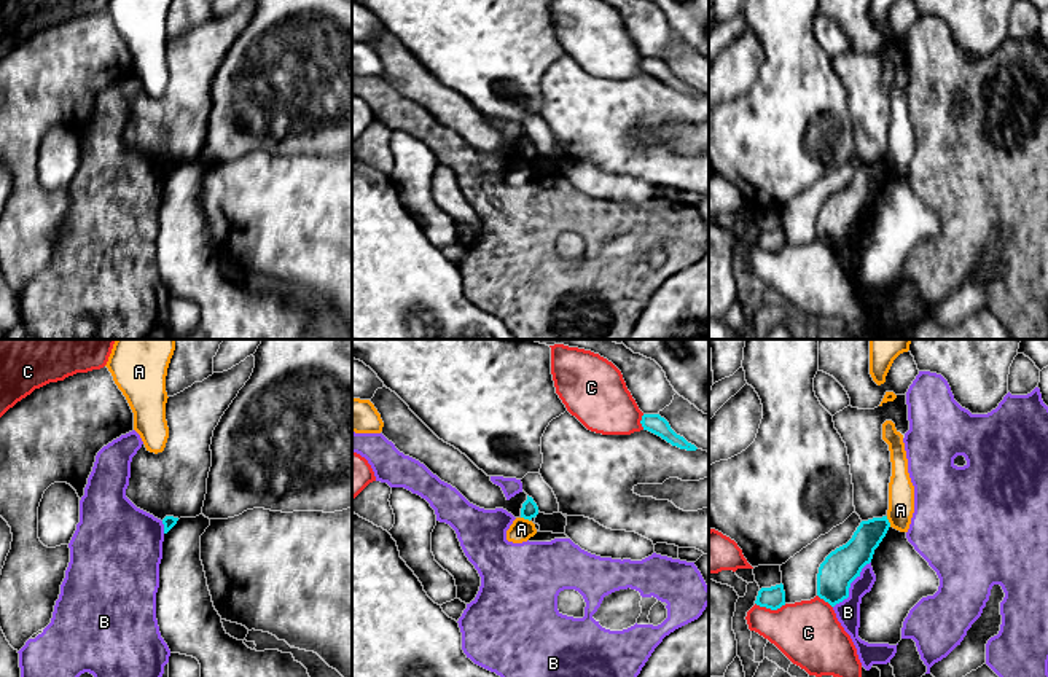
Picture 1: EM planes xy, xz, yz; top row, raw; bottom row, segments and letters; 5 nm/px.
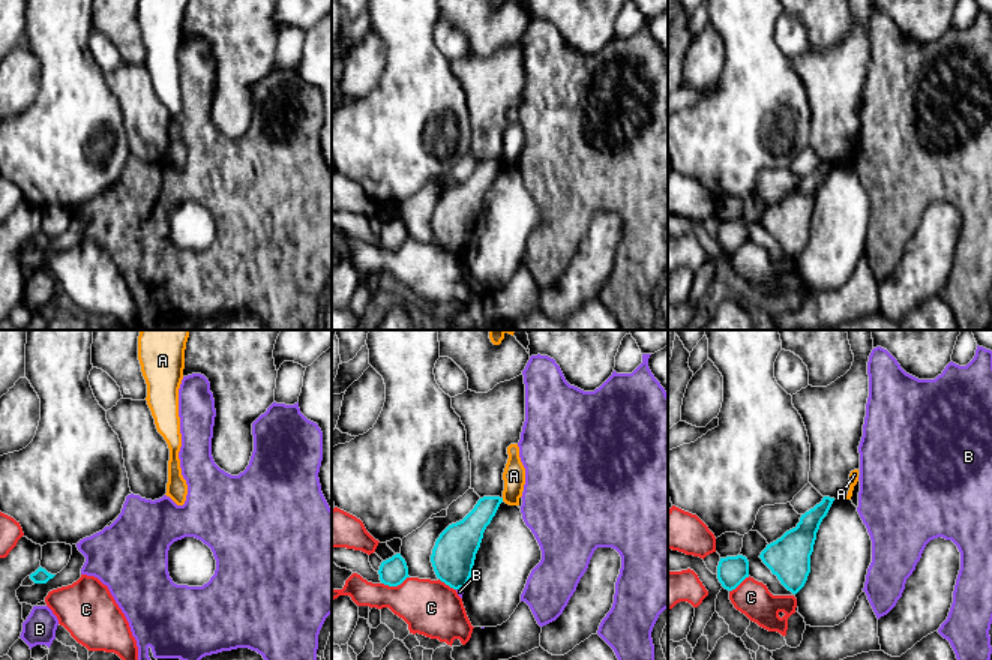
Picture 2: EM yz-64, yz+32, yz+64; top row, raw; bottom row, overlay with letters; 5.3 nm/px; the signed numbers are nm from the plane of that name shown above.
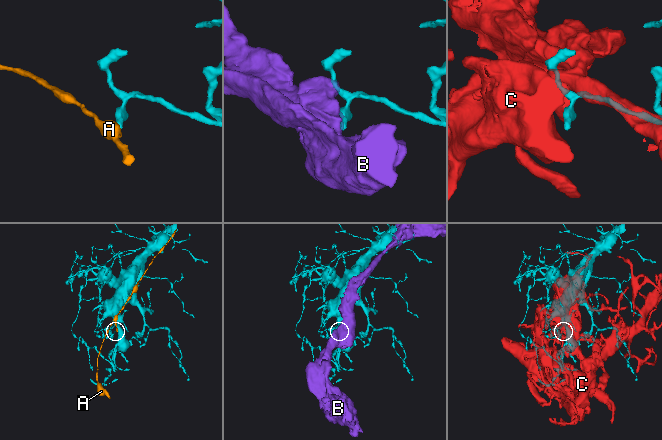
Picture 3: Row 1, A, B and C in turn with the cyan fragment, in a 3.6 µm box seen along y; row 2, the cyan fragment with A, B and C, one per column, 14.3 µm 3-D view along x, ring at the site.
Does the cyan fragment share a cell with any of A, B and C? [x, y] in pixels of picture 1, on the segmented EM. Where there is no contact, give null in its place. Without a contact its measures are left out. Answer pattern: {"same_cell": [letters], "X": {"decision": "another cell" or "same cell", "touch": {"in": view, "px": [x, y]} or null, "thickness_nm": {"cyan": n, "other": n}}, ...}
{"same_cell": [], "A": {"decision": "another cell", "touch": {"in": "yz", "px": [887, 521]}, "thickness_nm": {"cyan": 150, "other": 130}}, "B": {"decision": "another cell", "touch": {"in": "yz", "px": [849, 586]}, "thickness_nm": {"cyan": 180, "other": 130}}, "C": {"decision": "another cell", "touch": {"in": "yz", "px": [771, 609]}, "thickness_nm": {"cyan": 120, "other": 320}}}

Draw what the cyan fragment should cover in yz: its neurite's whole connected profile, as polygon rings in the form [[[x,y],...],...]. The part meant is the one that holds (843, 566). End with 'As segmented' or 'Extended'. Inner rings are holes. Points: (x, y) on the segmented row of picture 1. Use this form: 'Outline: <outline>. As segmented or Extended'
Outline: [[[887,516],[862,521],[852,538],[831,551],[819,567],[817,596],[831,607],[849,597],[851,583],[871,562],[874,550],[886,537]]]. As segmented

